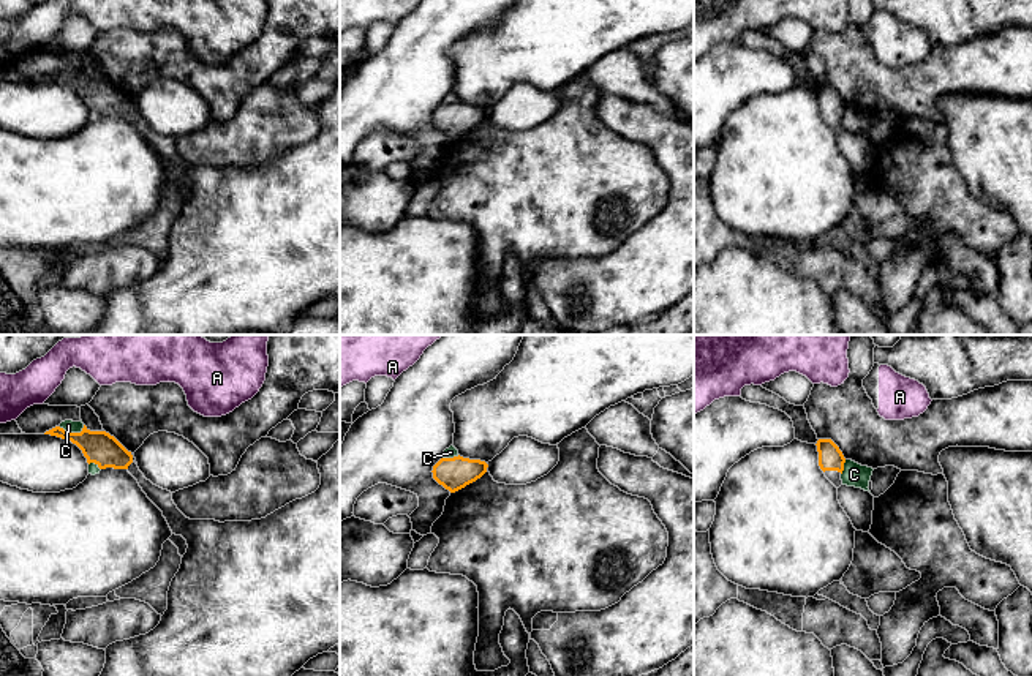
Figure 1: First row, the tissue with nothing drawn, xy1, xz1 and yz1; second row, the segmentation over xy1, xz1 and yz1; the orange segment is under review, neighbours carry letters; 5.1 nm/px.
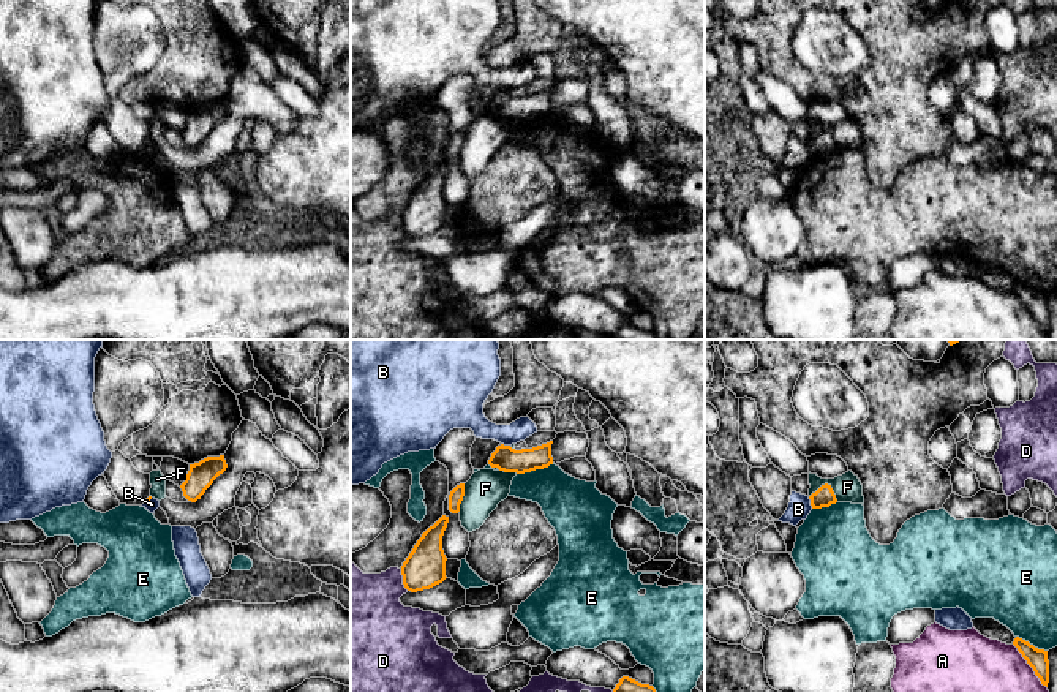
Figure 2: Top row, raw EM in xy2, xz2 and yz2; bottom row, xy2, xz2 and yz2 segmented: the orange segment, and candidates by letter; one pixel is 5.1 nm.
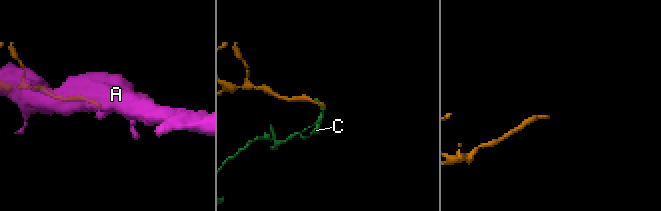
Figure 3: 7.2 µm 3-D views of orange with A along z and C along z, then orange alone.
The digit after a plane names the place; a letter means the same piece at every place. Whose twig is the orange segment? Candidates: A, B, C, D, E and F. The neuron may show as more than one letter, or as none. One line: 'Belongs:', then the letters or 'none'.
Belongs: none

